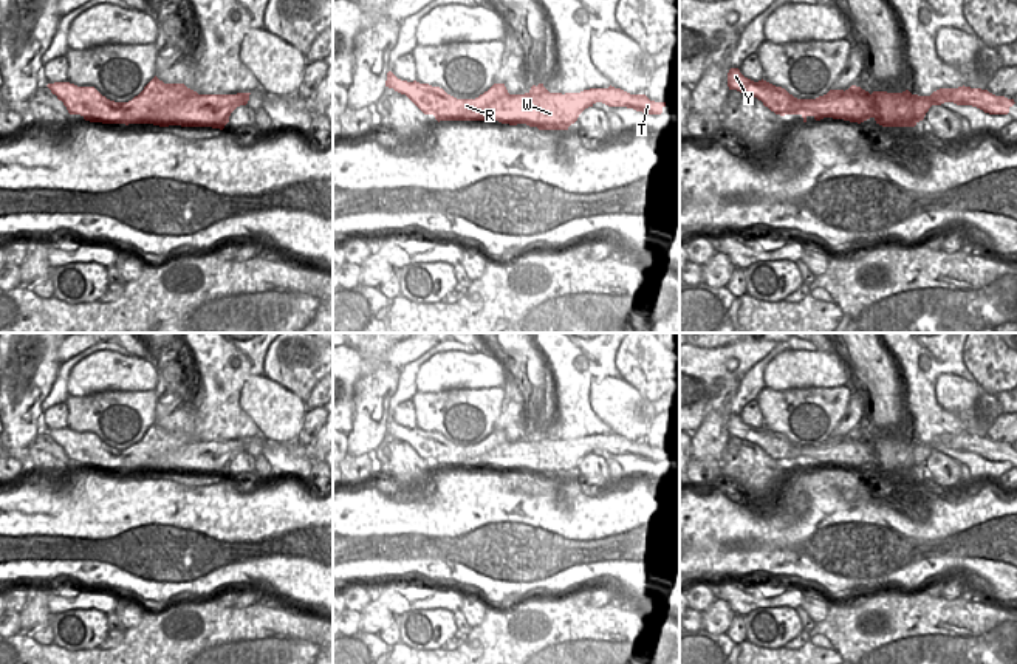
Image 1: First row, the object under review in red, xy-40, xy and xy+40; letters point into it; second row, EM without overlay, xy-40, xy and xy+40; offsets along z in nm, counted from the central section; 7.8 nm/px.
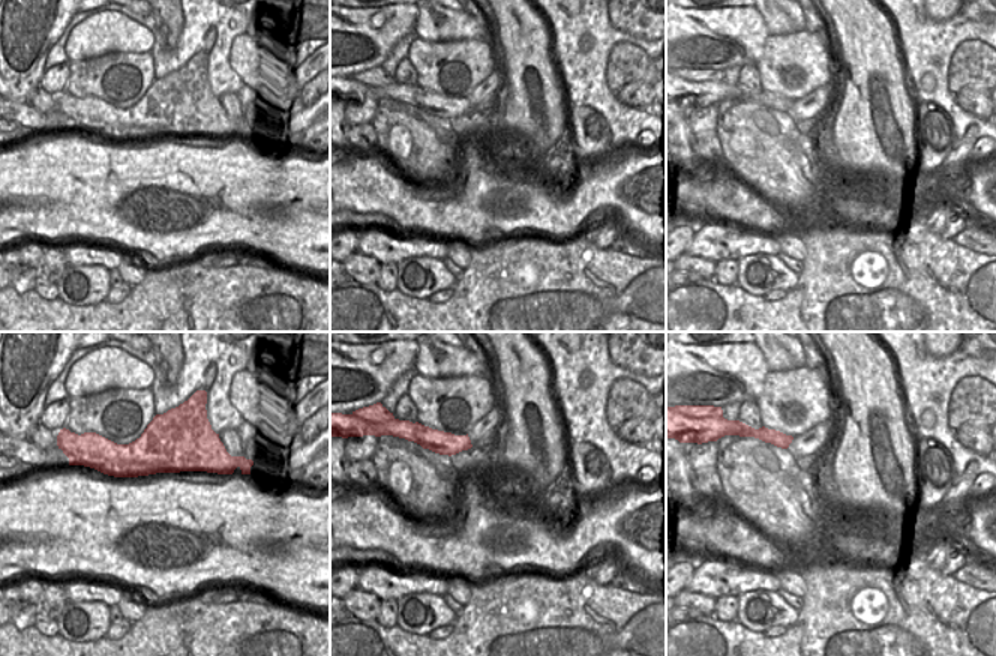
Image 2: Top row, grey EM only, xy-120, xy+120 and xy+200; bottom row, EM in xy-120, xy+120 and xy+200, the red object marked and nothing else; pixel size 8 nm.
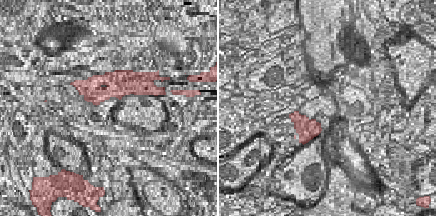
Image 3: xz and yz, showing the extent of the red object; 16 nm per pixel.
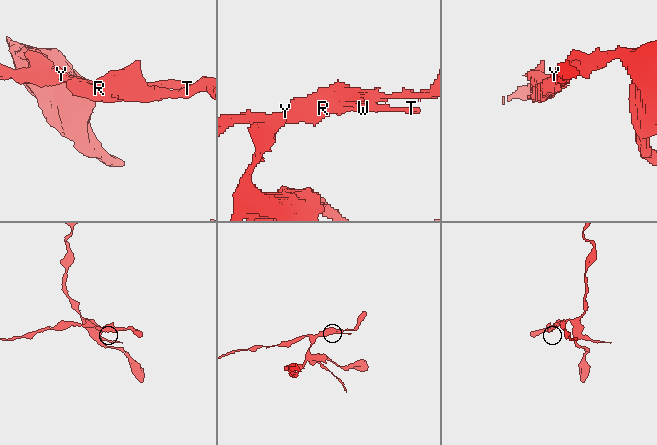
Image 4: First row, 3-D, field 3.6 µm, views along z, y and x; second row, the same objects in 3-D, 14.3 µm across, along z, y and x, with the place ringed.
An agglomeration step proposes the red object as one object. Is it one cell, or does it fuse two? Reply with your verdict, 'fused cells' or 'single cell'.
fused cells

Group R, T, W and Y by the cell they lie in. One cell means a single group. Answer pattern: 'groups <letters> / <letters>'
groups R Y / T W

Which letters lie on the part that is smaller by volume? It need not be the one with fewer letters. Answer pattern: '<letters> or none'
T, W

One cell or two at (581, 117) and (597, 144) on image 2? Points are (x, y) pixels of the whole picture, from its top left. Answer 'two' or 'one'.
one

